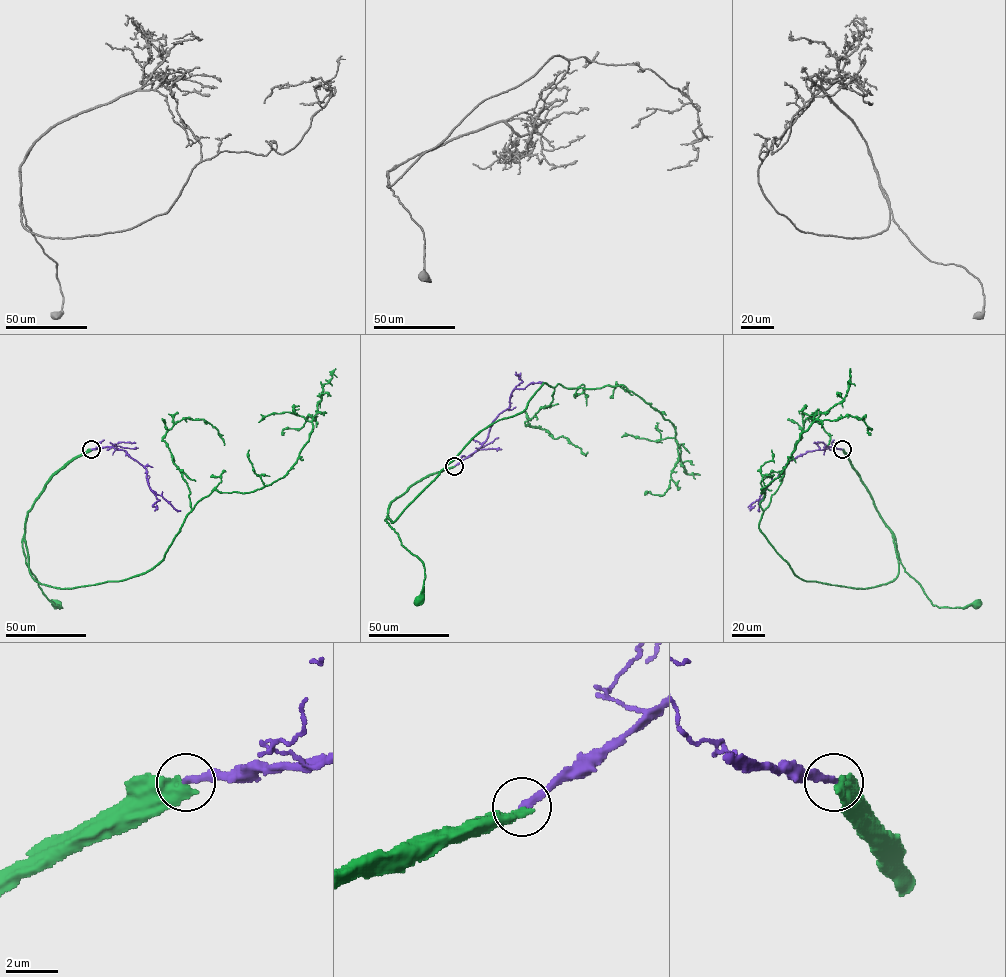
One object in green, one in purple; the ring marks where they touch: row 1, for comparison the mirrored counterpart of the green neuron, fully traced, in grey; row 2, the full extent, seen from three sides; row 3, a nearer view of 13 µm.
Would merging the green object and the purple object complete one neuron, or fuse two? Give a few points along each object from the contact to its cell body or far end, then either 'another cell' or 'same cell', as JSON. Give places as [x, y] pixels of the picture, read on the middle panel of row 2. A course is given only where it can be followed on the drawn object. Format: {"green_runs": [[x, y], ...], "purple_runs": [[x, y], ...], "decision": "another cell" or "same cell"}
{"green_runs": [[454, 466], [418, 480], [390, 503], [385, 519], [401, 544], [423, 563], [423, 589], [419, 599]], "purple_runs": [[454, 466], [486, 439], [491, 424], [509, 407], [514, 389], [543, 383]], "decision": "another cell"}

